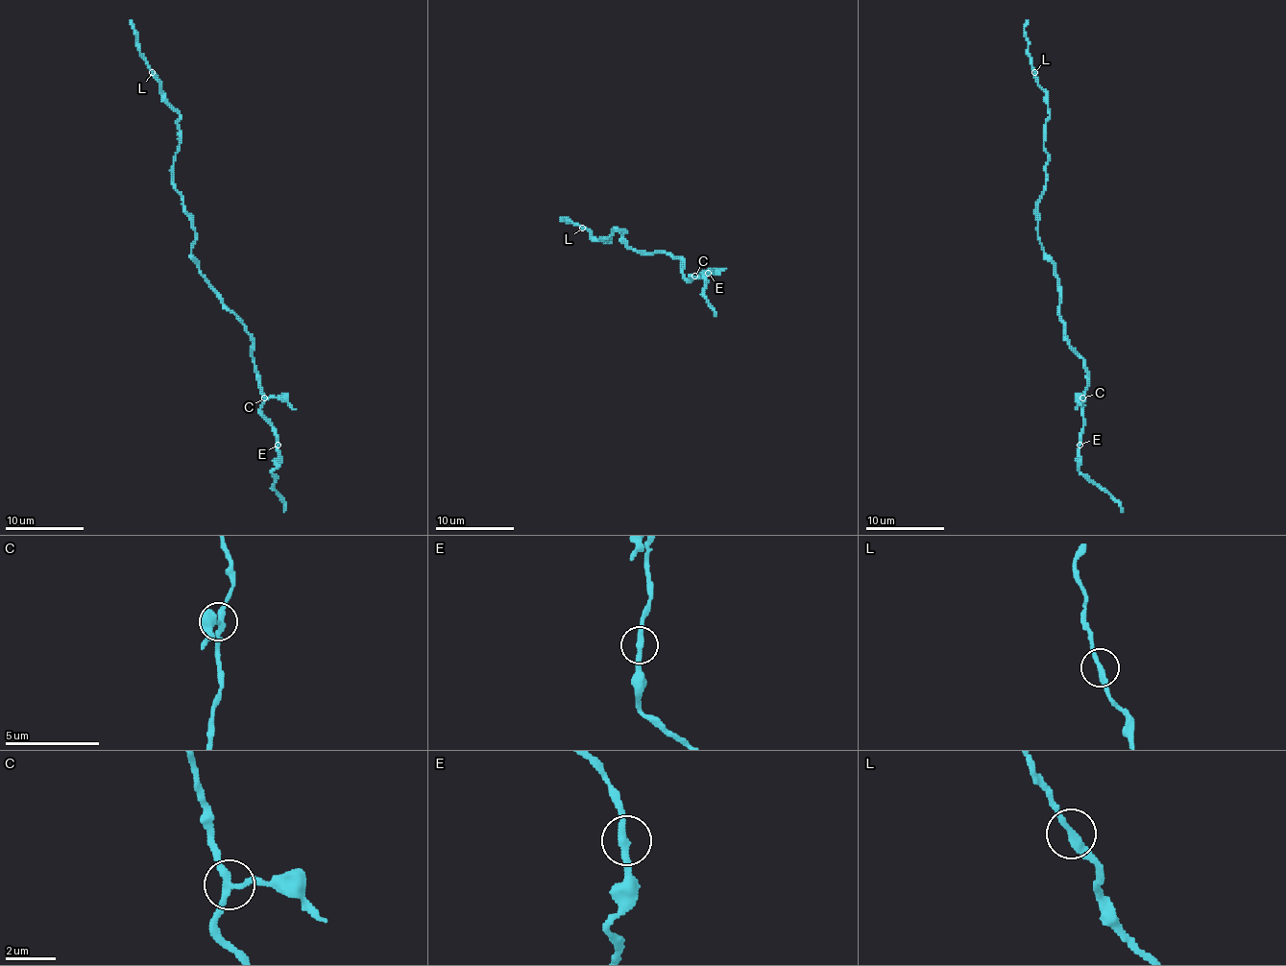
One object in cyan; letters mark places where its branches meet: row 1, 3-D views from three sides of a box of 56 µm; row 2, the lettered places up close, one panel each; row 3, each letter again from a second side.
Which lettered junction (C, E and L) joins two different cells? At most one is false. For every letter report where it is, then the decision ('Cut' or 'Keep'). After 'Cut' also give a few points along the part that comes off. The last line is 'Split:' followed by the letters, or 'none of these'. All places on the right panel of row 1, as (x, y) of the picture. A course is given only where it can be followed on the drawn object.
C: Place: (1082, 398). Cut. Course of the part to remove: (1083, 398), (1079, 398), (1076, 409)
E: Place: (1079, 445). Keep
L: Place: (1034, 72). Keep
Split: C

